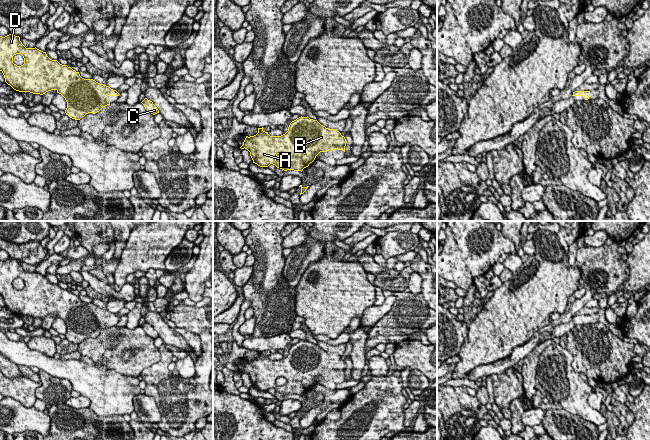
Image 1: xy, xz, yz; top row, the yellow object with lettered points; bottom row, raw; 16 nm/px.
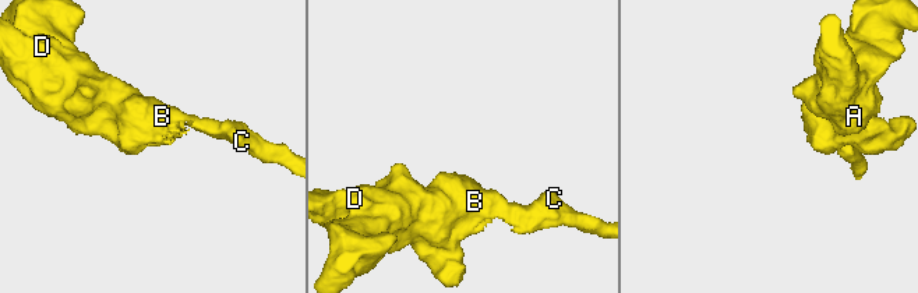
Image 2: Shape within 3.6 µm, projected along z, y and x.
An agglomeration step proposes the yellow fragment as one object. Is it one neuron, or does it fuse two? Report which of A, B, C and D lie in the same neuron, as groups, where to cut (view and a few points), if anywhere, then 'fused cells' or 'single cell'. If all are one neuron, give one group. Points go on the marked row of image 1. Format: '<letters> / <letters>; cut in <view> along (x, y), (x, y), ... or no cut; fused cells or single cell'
A B C D; no cut; single cell

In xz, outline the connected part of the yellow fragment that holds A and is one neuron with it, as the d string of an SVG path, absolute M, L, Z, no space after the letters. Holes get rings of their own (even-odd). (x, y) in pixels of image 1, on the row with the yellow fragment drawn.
M299 117L292 121L288 131L281 136L270 136L262 128L254 136L246 136L241 149L247 149L253 163L260 167L275 165L284 171L303 171L320 152L343 150L346 139L334 129L328 129L317 120ZM279 153L287 155L285 161L277 162Z

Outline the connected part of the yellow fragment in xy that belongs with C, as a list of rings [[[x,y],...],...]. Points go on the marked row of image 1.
[[[145,98],[141,103],[144,105],[145,109],[151,114],[155,115],[159,113],[157,107],[153,104],[152,101],[148,100],[147,98]]]

